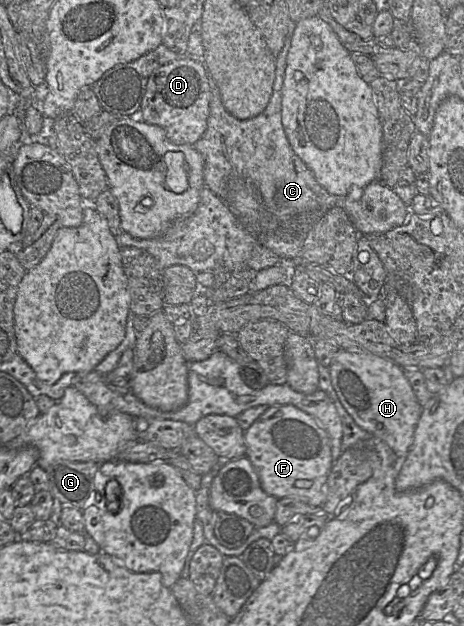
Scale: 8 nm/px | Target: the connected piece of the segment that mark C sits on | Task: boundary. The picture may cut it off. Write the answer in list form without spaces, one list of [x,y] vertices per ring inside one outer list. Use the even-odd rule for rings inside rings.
[[[295,22],[289,23],[284,47],[275,61],[275,78],[271,97],[264,111],[256,117],[248,120],[233,117],[225,109],[215,81],[208,75],[211,97],[207,128],[193,145],[203,158],[205,186],[224,202],[234,181],[249,181],[256,187],[267,210],[284,227],[287,227],[284,237],[264,237],[258,242],[283,261],[299,261],[303,236],[307,230],[324,212],[334,206],[342,205],[341,198],[327,192],[312,171],[294,153],[282,126],[282,87],[287,54],[295,25]]]

